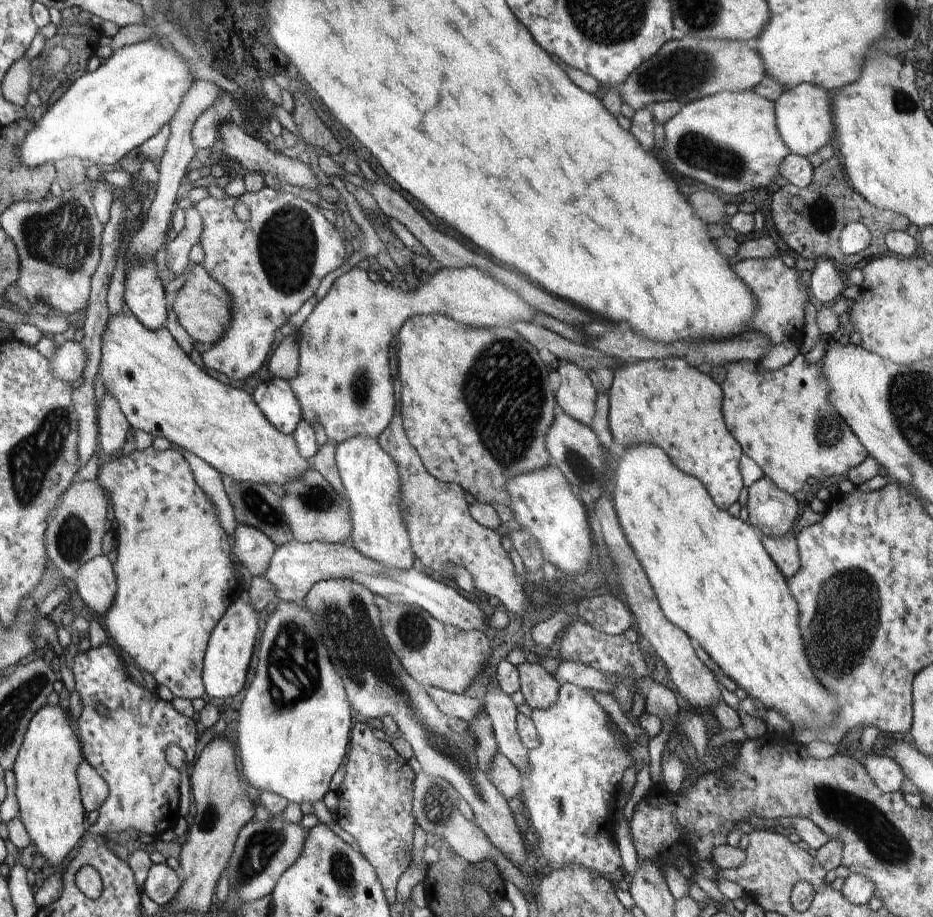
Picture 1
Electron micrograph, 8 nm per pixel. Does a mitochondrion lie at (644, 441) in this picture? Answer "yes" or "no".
no

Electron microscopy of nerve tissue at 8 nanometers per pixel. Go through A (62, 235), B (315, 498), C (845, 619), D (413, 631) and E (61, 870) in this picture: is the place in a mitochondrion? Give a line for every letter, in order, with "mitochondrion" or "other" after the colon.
A: mitochondrion
B: mitochondrion
C: mitochondrion
D: mitochondrion
E: other

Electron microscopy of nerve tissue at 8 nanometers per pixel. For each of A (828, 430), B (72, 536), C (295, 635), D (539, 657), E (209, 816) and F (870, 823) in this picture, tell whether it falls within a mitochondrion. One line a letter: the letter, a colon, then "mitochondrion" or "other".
A: mitochondrion
B: mitochondrion
C: mitochondrion
D: other
E: mitochondrion
F: mitochondrion

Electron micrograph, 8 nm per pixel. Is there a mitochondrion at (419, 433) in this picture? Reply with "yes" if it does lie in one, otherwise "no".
no

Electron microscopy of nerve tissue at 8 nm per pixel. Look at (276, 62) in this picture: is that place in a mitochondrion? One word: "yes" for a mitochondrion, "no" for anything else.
no

